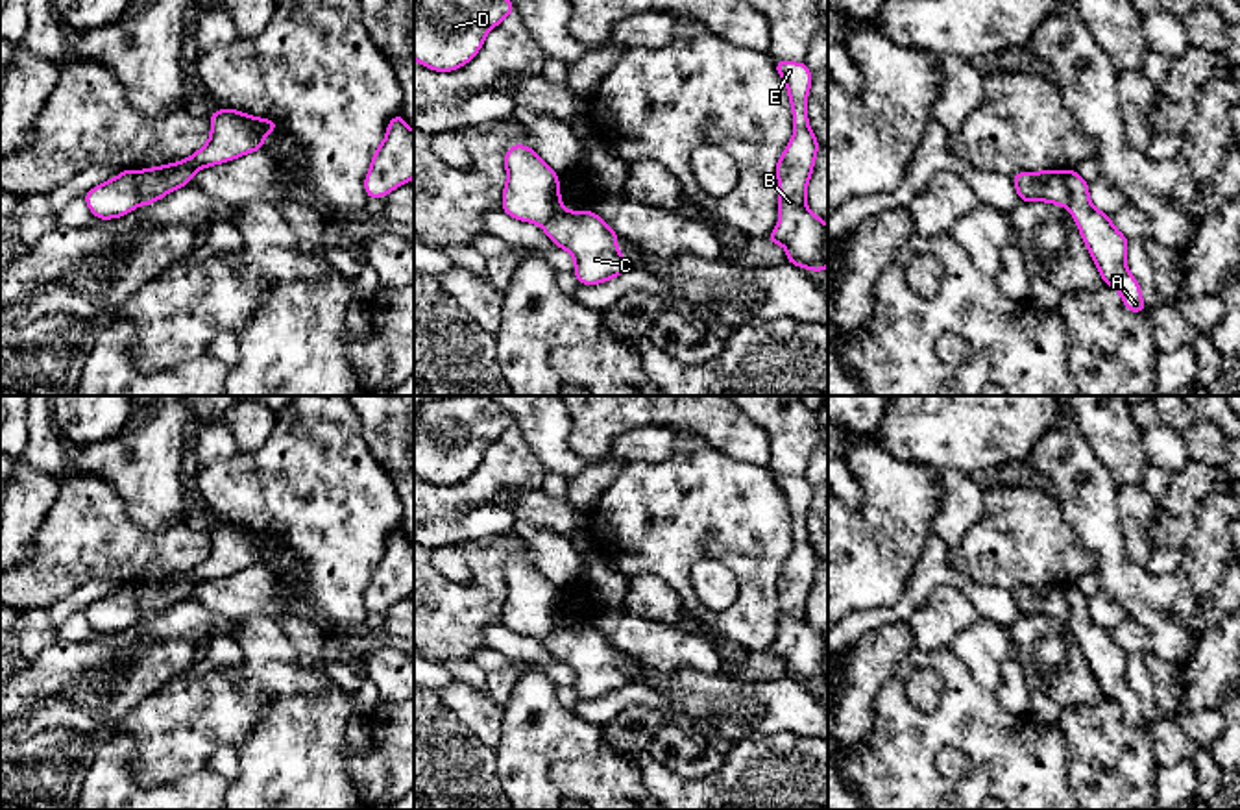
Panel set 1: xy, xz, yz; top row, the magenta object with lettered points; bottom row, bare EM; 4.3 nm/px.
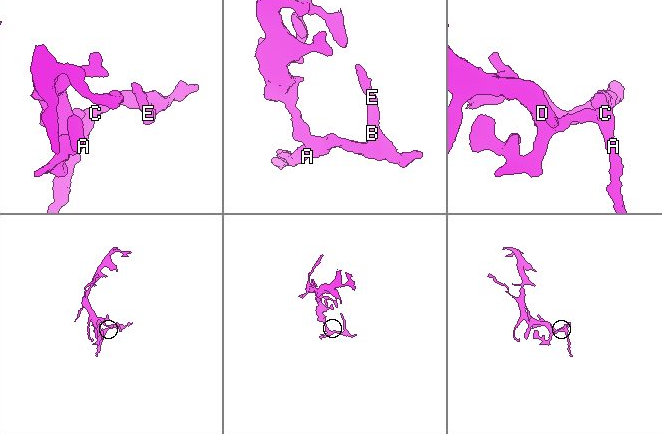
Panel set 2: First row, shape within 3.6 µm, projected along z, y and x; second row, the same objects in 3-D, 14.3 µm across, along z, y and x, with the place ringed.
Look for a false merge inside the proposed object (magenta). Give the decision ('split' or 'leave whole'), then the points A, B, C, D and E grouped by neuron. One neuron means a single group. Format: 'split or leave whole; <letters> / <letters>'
split; A B C E / D

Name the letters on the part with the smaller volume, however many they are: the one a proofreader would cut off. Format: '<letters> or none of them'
A, B, C, E

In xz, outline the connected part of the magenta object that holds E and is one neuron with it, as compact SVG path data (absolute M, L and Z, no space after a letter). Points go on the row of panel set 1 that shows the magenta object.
M774 61L774 67L787 87L795 133L776 163L780 220L769 242L785 248L787 263L824 272L828 266L828 226L806 205L808 183L821 148L809 128L806 109L811 70L806 63L795 61Z

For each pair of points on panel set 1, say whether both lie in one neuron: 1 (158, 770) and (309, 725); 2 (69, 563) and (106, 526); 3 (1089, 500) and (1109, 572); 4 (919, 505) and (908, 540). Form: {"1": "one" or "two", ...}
{"1": "two", "2": "one", "3": "one", "4": "one"}

